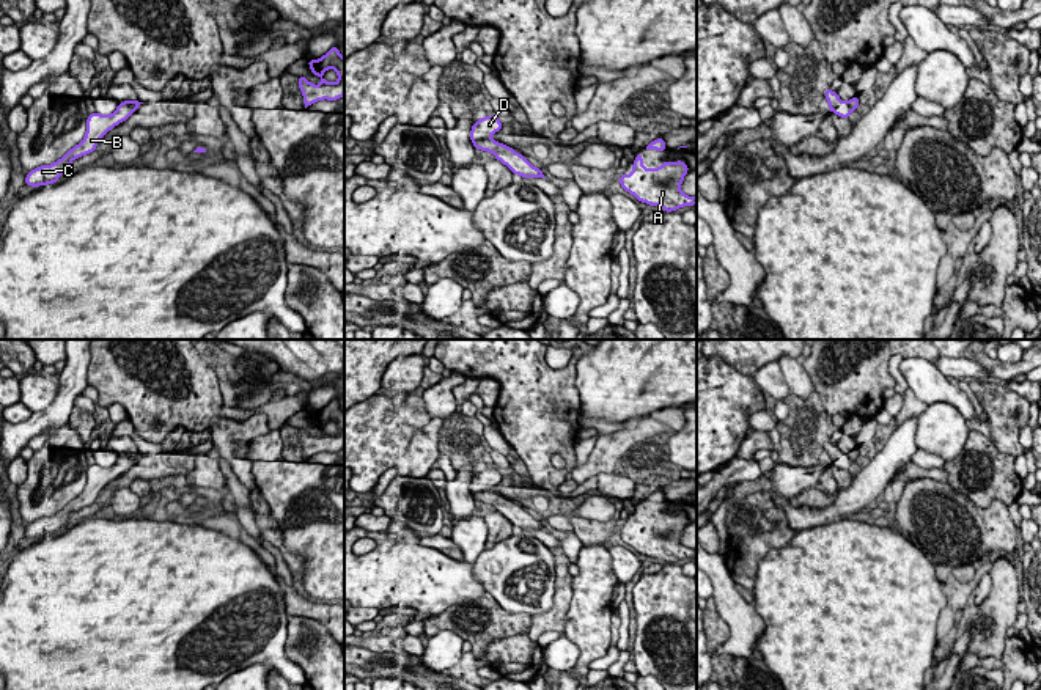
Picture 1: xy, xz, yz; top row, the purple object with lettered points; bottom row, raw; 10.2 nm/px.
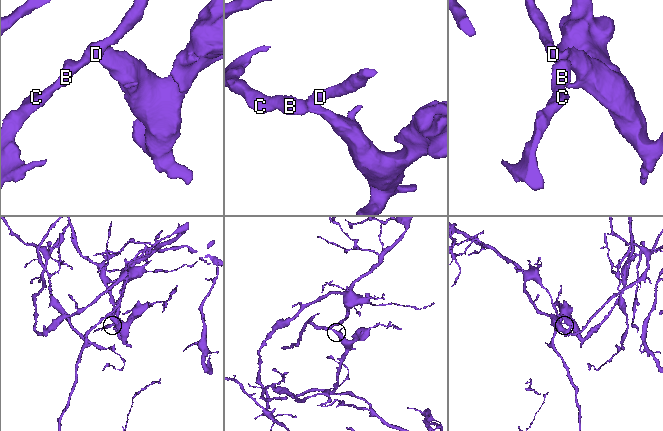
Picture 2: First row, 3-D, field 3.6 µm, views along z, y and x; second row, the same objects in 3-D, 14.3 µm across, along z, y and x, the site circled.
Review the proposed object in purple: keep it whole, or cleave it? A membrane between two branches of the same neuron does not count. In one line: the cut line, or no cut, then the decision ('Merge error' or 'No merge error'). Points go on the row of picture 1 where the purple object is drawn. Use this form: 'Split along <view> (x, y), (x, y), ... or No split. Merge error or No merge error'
Split along xz (489, 137), (472, 142). Merge error

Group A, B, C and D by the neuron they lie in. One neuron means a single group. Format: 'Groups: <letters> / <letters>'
Groups: A / B C D

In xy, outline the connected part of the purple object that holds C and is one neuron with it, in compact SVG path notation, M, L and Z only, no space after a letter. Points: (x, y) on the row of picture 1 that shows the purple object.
M120 102L112 115L90 113L86 119L86 132L83 140L69 149L61 159L50 165L41 165L27 173L25 184L31 187L58 182L58 178L71 170L71 162L82 156L91 154L99 140L120 123L126 121L135 107L127 102Z

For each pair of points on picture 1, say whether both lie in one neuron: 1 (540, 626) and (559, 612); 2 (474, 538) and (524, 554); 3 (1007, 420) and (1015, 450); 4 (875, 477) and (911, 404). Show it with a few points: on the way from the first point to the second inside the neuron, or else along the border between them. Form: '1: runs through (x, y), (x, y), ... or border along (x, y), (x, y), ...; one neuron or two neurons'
1: runs through (544, 623), (554, 616); one neuron
2: border along (485, 549), (472, 563); two neurons
3: runs through (1007, 428), (1008, 442); one neuron
4: border along (917, 415), (904, 420), (895, 429); two neurons

